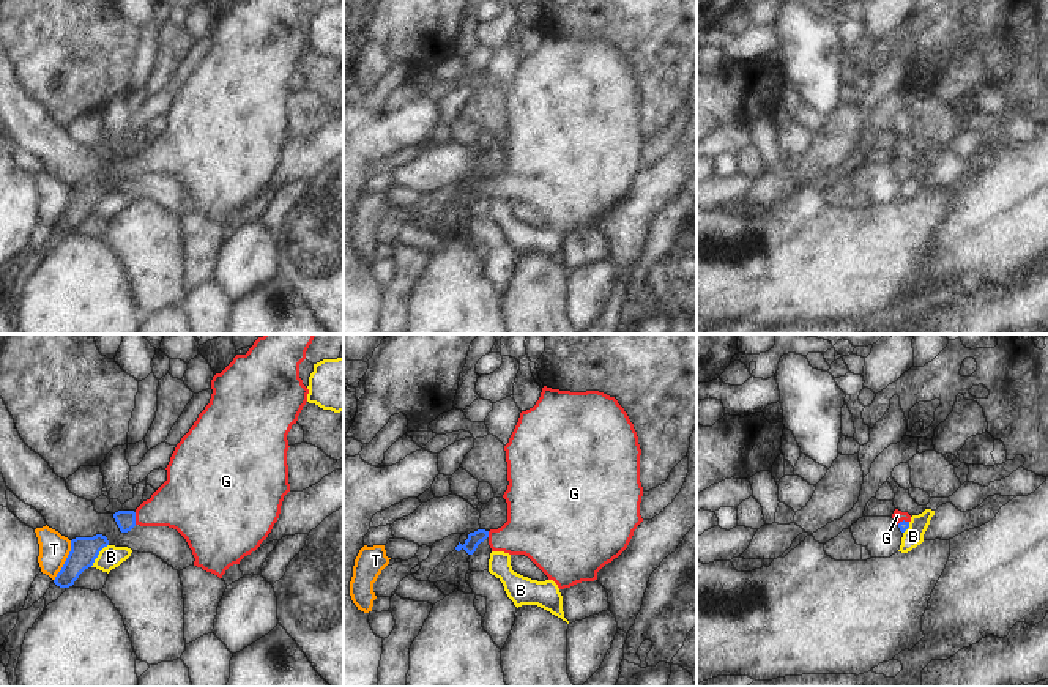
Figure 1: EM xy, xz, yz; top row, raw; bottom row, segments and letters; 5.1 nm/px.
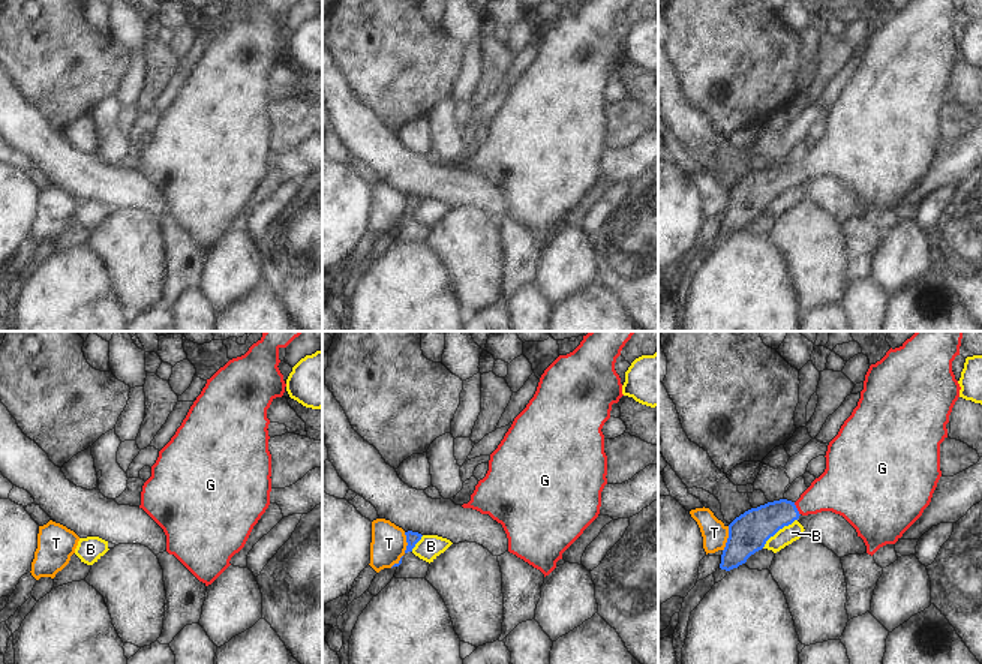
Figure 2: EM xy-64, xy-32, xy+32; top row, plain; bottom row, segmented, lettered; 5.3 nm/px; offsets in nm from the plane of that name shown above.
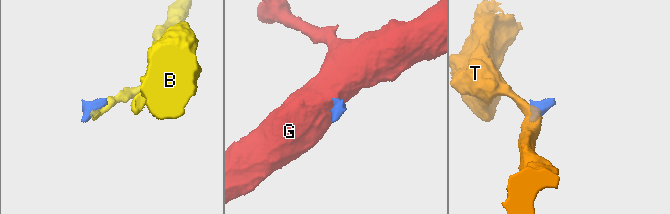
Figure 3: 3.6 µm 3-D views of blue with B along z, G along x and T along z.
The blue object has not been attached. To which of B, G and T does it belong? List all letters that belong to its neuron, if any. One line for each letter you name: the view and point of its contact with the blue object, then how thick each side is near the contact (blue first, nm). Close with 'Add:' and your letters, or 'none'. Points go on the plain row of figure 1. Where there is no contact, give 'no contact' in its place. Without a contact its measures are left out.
G: contact xy (134, 166); calibres 100 and 260 nm
Add: G

